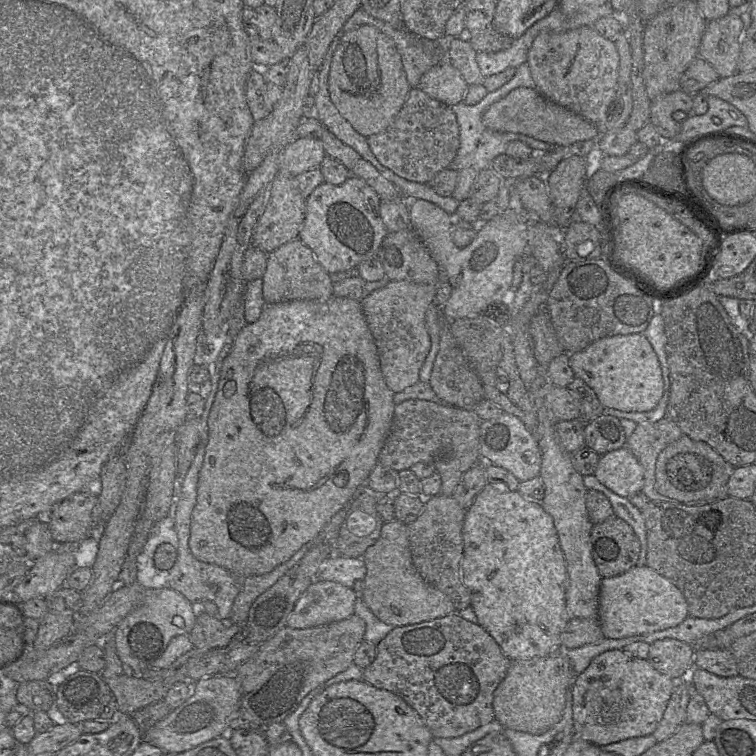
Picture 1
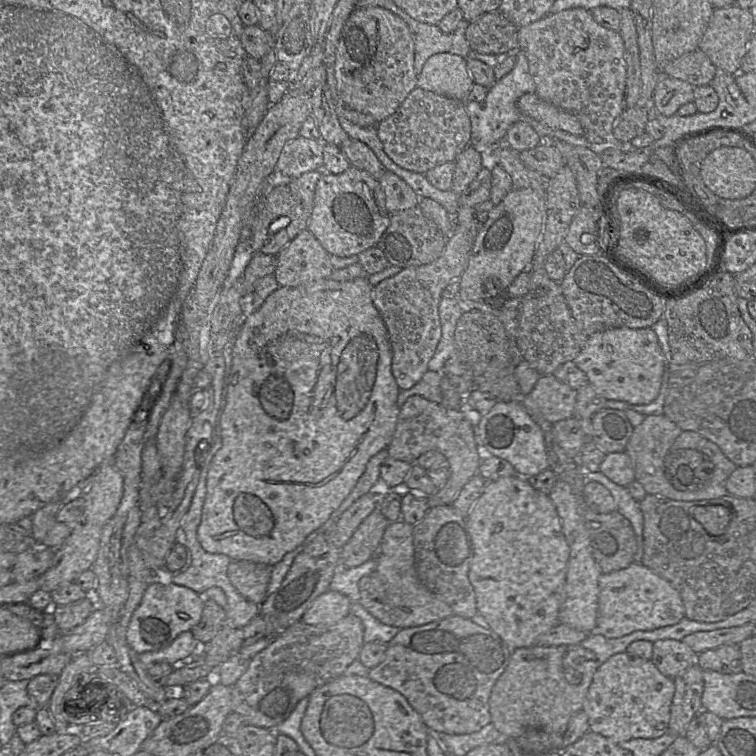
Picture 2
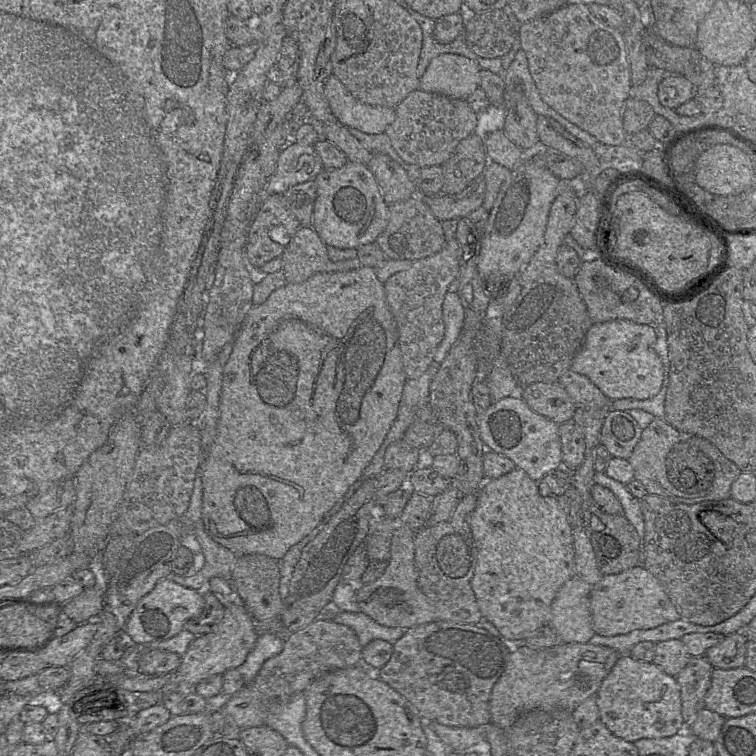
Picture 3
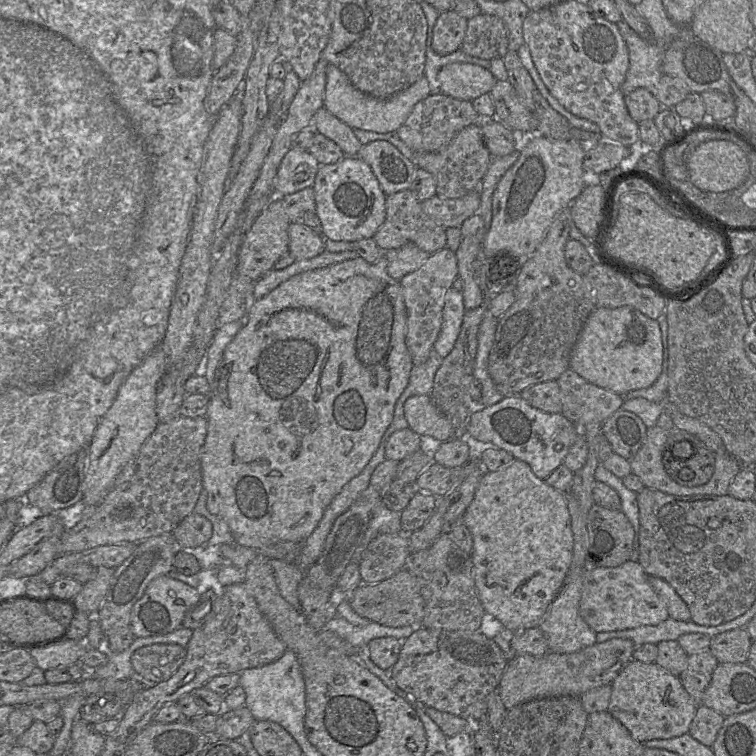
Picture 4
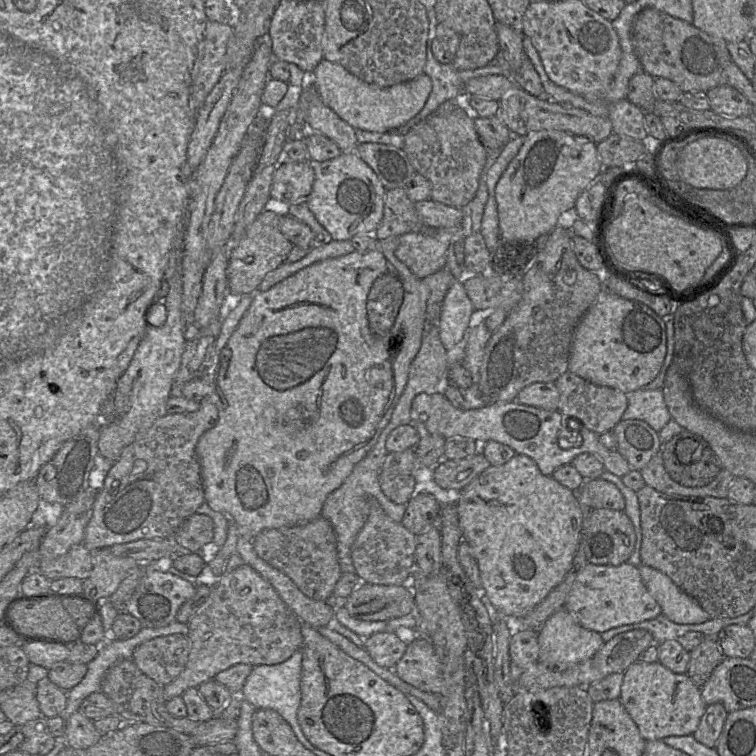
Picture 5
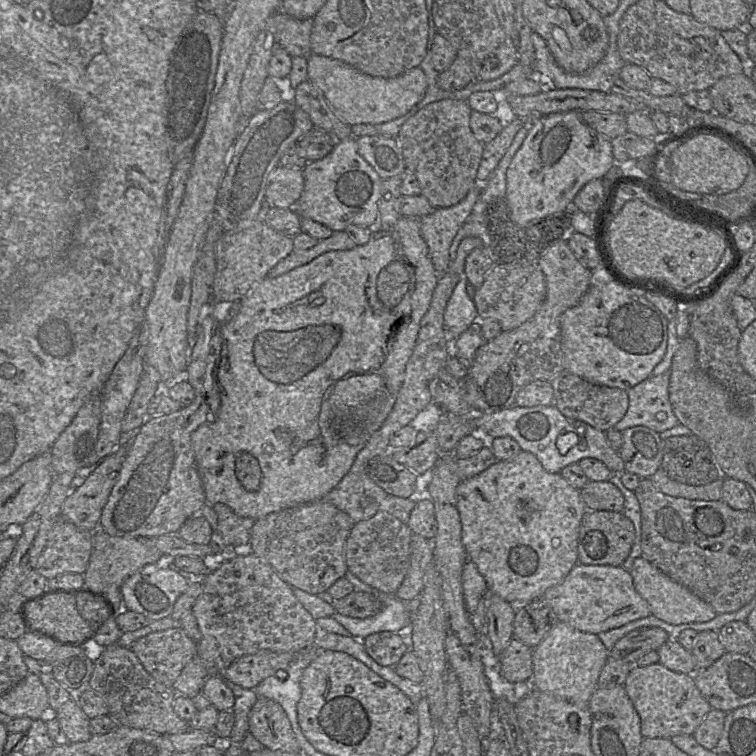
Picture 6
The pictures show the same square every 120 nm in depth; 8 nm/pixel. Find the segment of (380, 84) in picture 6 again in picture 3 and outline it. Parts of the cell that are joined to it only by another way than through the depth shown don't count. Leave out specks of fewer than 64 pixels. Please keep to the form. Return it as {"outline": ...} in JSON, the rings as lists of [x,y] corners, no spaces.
{"outline":[[[330,74],[324,93],[337,121],[366,134],[384,133],[395,119],[395,108],[372,106],[355,99],[341,81]]]}

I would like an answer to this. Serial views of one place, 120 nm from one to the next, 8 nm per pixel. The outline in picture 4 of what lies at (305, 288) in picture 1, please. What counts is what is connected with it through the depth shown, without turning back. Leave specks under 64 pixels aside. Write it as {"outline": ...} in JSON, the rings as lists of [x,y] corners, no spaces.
{"outline":[[[291,222],[288,227],[289,250],[295,260],[317,256],[324,248],[324,237],[310,228]]]}

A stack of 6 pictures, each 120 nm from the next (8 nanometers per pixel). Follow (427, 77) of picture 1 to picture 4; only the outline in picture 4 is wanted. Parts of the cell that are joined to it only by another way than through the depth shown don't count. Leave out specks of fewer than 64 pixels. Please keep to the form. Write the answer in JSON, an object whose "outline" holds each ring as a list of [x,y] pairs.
{"outline":[[[467,62],[446,64],[438,72],[437,80],[441,93],[465,101],[490,94],[497,82],[489,70]]]}

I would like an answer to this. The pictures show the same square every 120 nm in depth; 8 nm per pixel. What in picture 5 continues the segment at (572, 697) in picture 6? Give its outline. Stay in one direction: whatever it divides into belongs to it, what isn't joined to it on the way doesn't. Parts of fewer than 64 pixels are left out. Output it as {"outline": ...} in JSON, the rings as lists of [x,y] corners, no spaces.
{"outline":[[[563,607],[553,613],[538,631],[539,661],[551,668],[565,669],[591,658],[604,643],[600,633],[582,626]]]}

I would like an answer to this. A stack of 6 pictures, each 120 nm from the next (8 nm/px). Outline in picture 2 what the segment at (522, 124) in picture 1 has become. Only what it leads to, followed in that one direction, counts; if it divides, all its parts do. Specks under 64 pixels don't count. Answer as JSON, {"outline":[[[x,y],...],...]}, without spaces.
{"outline":[[[536,93],[522,95],[517,100],[516,106],[523,114],[552,129],[577,136],[582,136],[585,133],[579,120],[574,115],[544,101]]]}

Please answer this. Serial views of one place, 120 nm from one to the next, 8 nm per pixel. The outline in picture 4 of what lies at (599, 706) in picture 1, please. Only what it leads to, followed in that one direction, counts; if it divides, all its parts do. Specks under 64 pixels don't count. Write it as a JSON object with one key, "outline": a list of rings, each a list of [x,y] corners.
{"outline":[[[632,660],[611,683],[612,693],[607,711],[621,722],[632,737],[644,743],[653,739],[670,739],[689,732],[697,708],[680,678],[656,662]]]}

